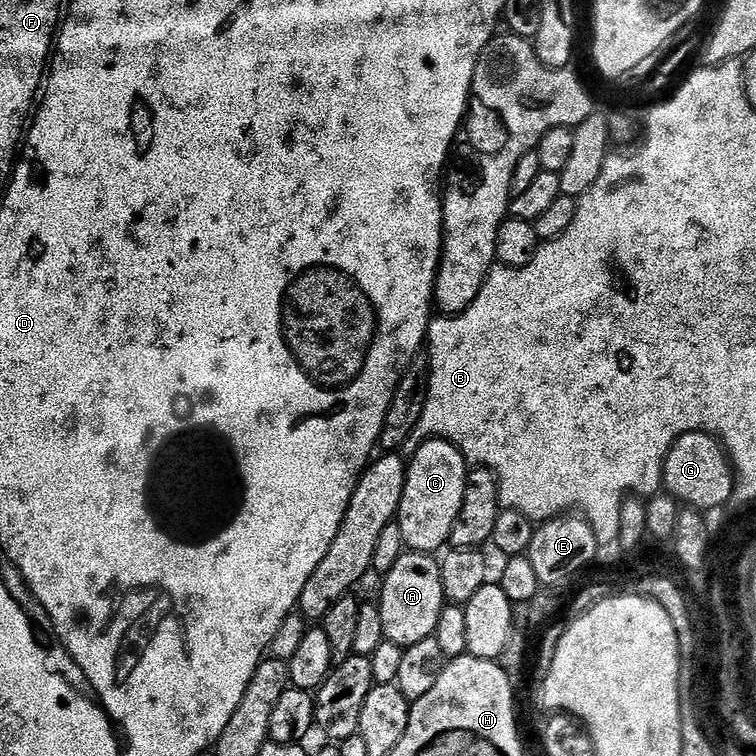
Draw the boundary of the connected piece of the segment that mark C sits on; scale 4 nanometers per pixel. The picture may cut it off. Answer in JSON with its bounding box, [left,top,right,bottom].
[398,438,470,553]

